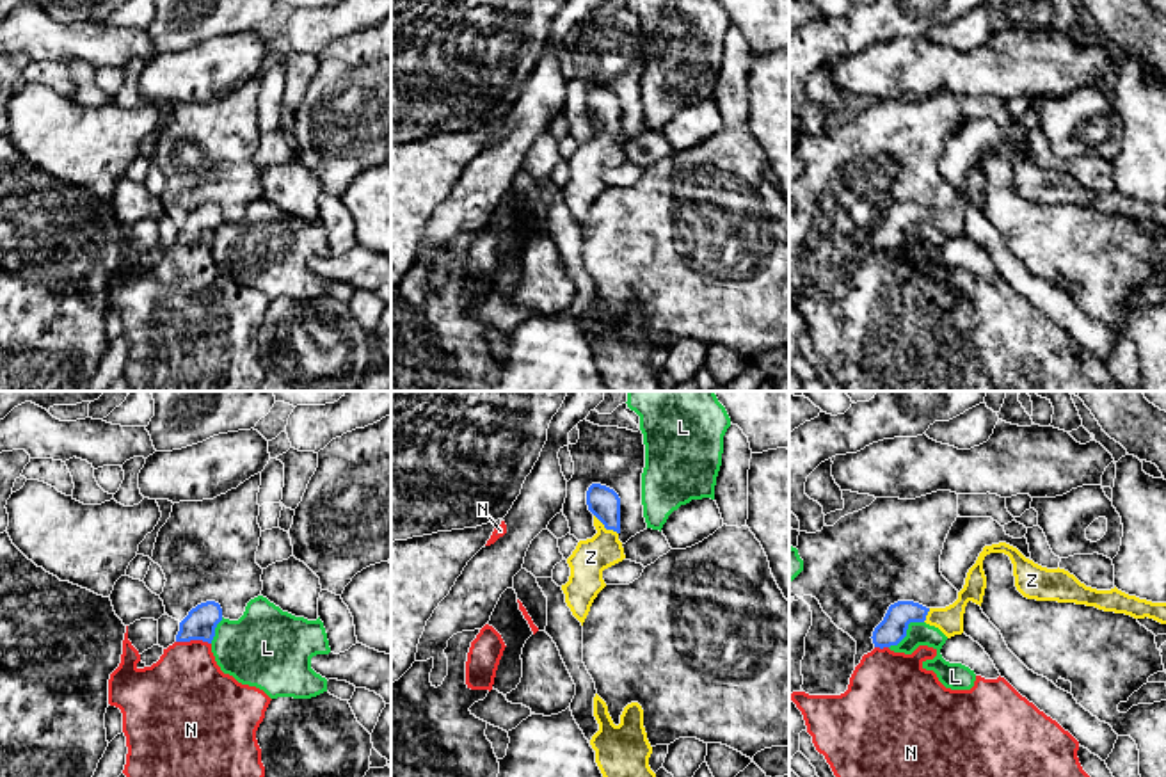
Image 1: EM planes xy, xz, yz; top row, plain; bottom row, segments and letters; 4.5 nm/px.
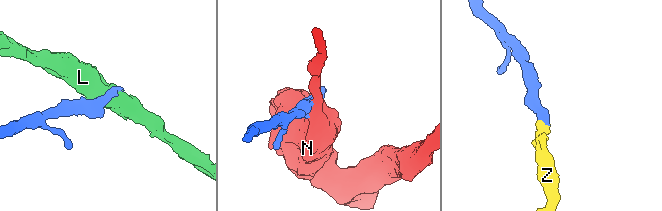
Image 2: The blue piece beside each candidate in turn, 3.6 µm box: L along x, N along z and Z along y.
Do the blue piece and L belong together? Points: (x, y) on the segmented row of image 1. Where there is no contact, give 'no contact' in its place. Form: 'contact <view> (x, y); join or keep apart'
contact yz (905, 632); keep apart

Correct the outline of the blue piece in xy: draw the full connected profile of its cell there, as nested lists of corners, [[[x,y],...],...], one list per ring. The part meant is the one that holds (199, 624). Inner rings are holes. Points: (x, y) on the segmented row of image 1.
[[[215,601],[197,605],[180,622],[176,642],[203,640],[212,644],[215,628],[222,621],[222,608]]]

